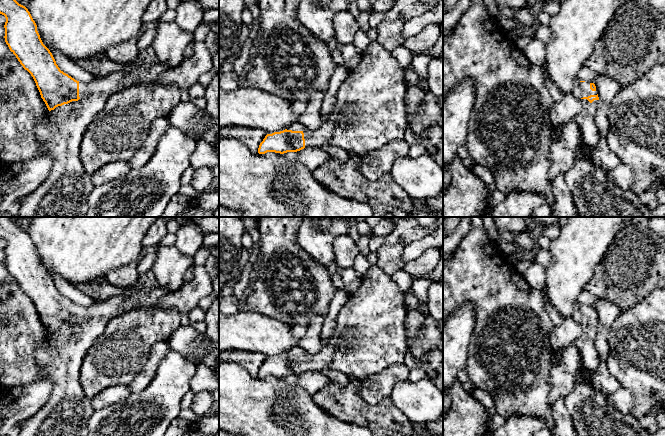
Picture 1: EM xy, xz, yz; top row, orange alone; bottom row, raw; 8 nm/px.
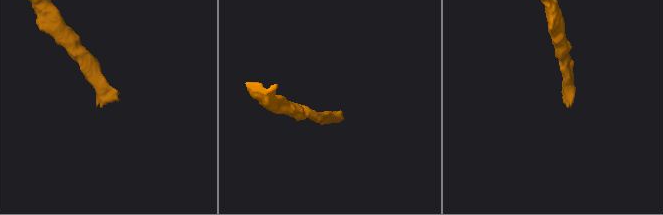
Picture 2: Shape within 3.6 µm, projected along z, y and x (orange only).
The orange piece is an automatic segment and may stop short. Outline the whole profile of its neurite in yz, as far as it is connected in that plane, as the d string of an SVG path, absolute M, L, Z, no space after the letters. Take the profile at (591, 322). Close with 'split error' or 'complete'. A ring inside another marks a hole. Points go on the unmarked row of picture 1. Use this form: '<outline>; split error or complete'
M580 305L579 311L581 312L582 333L575 340L575 345L579 351L582 362L581 378L577 381L572 393L565 397L565 405L573 419L577 436L651 436L651 434L639 424L638 418L631 414L619 412L608 403L607 399L609 395L593 387L590 376L597 370L601 361L597 348L595 347L599 321L594 307Z; split error

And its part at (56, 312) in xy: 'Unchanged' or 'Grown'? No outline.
Grown

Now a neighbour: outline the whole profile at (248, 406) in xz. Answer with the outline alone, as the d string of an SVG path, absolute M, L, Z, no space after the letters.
M219 363L219 429L236 436L372 436L366 427L341 421L325 413L313 400L311 394L299 386L290 386L283 378L267 376L254 378L243 367L236 363Z

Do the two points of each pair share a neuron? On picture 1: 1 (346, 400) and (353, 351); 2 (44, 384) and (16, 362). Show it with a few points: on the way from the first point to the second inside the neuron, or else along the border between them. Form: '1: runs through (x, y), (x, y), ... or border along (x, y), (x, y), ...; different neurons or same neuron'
1: border along (349, 376), (354, 378); different neurons
2: border along (42, 376), (23, 387); different neurons

